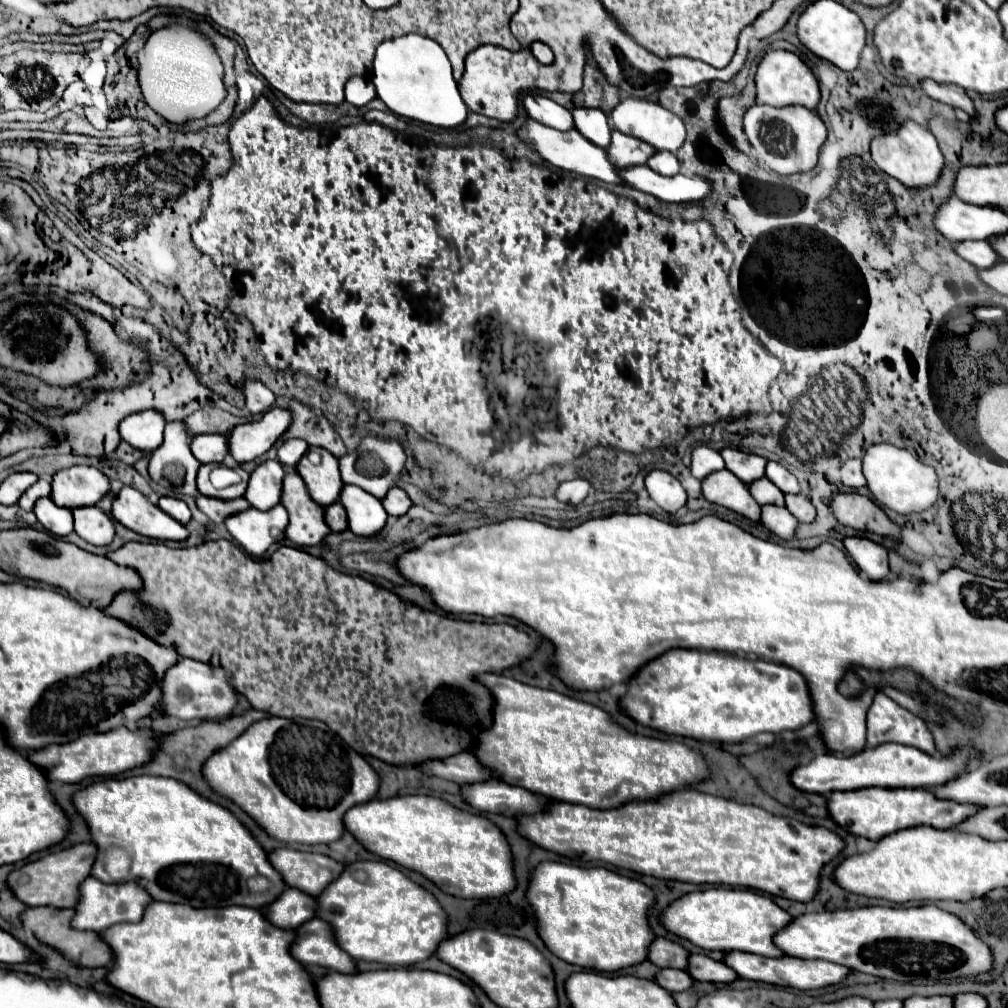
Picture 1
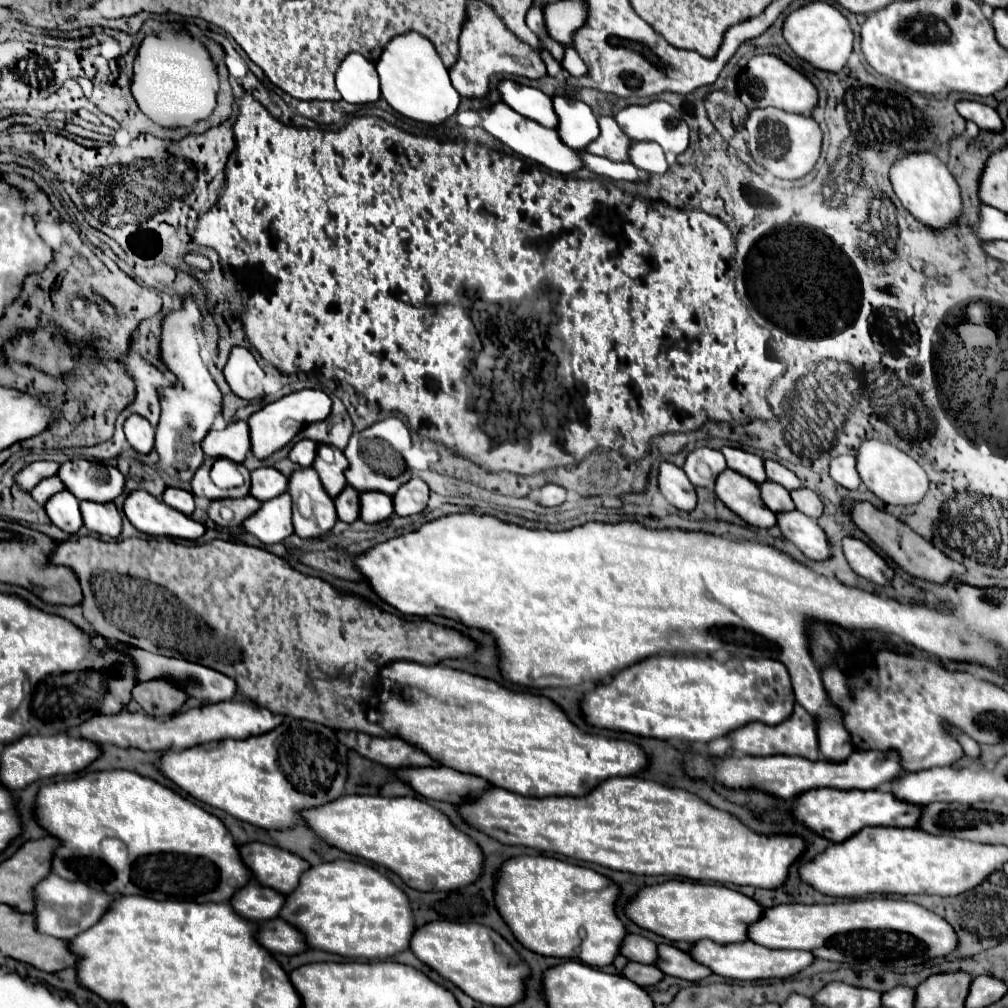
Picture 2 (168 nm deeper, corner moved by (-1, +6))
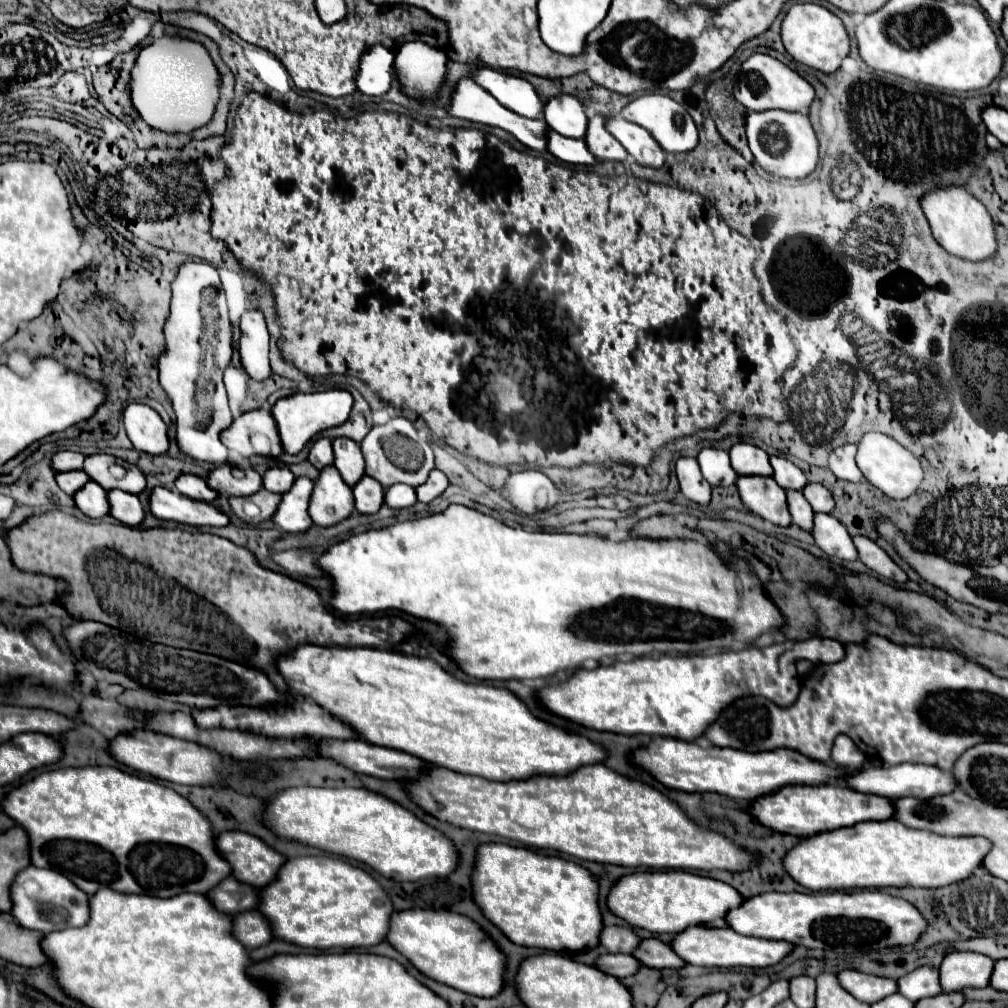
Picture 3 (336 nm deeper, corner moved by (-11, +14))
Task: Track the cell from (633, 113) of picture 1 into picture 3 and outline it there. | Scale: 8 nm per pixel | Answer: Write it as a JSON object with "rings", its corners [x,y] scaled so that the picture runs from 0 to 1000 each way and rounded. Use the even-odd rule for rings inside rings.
{"rings":[[[638,93],[620,105],[616,115],[628,123],[638,125],[660,151],[684,151],[691,143],[691,127],[688,117],[676,103],[660,93]]]}

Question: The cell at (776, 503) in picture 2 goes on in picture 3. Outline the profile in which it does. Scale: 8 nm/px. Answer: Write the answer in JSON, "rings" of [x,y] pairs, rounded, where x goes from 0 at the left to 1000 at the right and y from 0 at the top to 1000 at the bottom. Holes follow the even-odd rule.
{"rings":[[[781,488],[781,498],[783,498],[783,508],[787,512],[787,520],[791,520],[793,524],[805,528],[807,524],[807,504],[805,500],[799,496],[799,492],[795,488]]]}

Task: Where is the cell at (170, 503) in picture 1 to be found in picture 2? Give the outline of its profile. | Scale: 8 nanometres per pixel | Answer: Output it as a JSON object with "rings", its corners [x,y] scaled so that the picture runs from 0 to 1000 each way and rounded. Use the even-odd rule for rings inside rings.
{"rings":[[[166,484],[162,488],[162,498],[186,512],[189,512],[189,508],[193,506],[193,500],[191,500],[191,490],[186,488],[186,486],[180,486],[180,484]]]}

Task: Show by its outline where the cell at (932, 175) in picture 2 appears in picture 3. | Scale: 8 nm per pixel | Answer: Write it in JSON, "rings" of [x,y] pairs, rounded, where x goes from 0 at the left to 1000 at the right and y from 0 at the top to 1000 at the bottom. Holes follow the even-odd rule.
{"rings":[[[951,185],[947,187],[932,187],[928,190],[922,190],[922,194],[916,194],[916,210],[924,222],[928,238],[943,252],[955,258],[963,260],[975,260],[983,256],[989,250],[989,238],[987,238],[987,226],[985,216],[981,210],[963,194],[961,188],[955,188]]]}

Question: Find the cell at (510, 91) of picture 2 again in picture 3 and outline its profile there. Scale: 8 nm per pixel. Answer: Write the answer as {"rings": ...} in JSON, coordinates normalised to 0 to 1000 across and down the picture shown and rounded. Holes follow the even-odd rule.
{"rings":[[[483,65],[469,67],[465,77],[479,89],[483,89],[489,97],[493,97],[493,101],[503,109],[521,117],[535,117],[539,101],[523,79],[503,75]]]}

